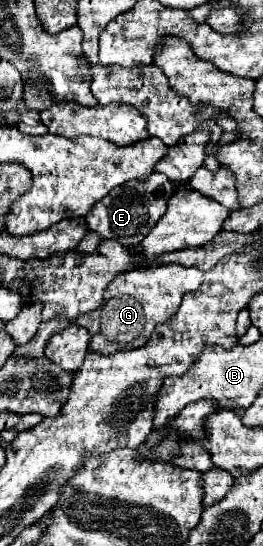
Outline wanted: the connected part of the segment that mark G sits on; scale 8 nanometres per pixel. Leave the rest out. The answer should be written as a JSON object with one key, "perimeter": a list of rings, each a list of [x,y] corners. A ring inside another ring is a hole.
{"perimeter":[[[150,265],[132,271],[124,271],[104,291],[102,307],[78,317],[74,323],[88,329],[92,335],[90,351],[100,355],[112,355],[116,351],[142,347],[158,323],[170,321],[182,303],[182,295],[188,289],[198,289],[204,273],[194,267],[182,265]]]}

